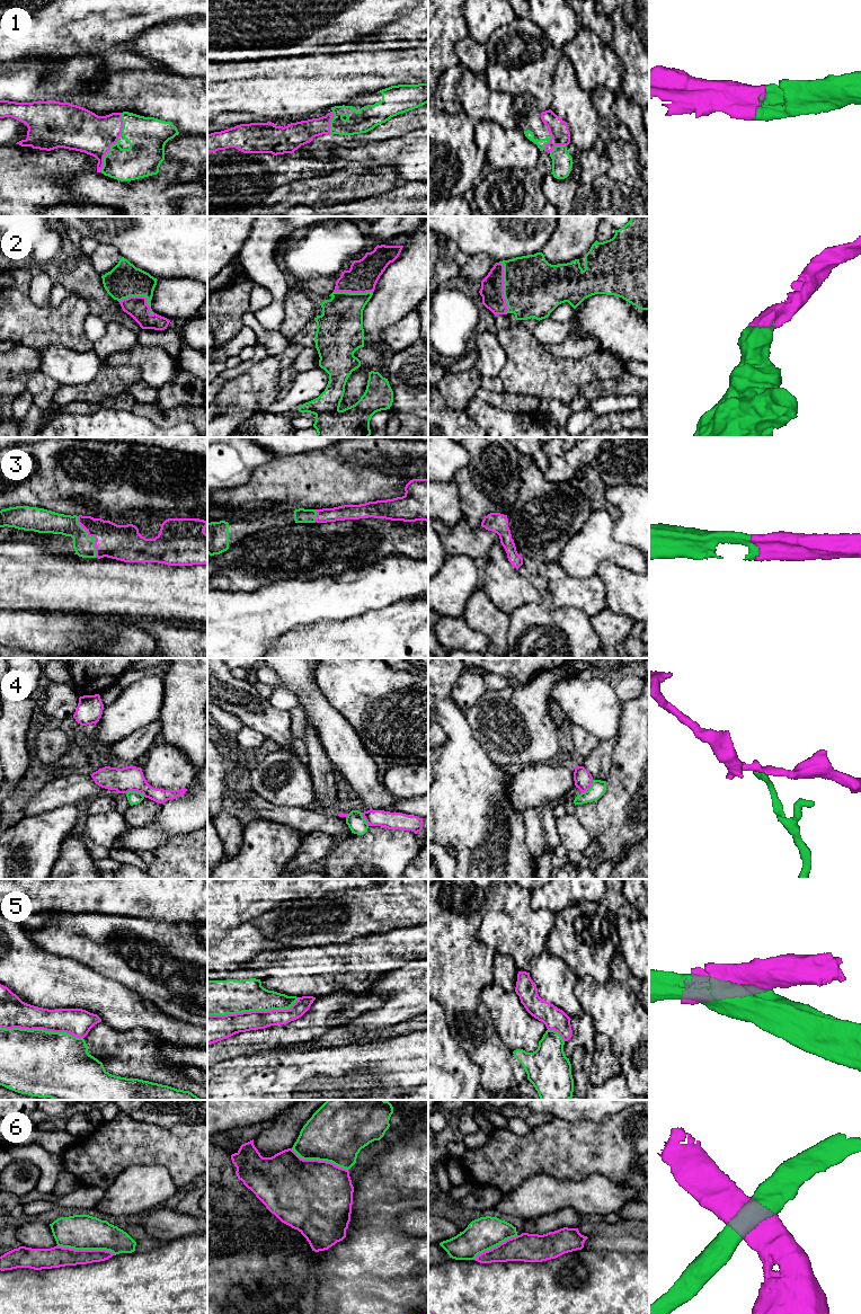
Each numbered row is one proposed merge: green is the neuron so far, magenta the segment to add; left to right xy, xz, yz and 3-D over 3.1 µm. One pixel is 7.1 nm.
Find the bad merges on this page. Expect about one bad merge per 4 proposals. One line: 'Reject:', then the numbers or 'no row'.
Reject: 4, 5, 6

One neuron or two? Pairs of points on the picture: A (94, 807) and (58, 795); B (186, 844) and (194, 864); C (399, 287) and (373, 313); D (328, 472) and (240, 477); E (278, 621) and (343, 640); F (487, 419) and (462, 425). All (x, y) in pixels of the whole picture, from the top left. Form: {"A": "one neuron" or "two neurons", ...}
{"A": "two neurons", "B": "one neuron", "C": "one neuron", "D": "two neurons", "E": "two neurons", "F": "two neurons"}

